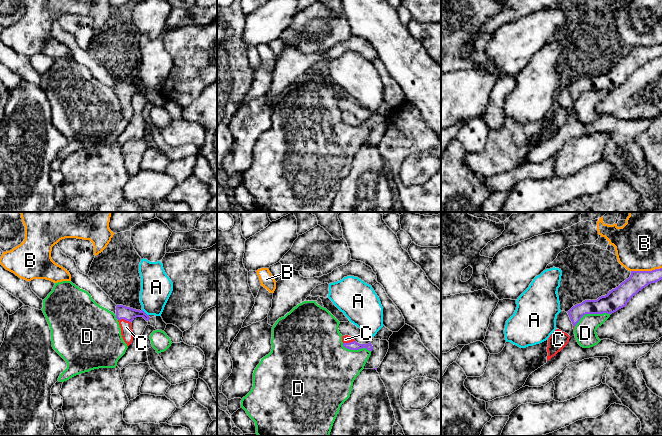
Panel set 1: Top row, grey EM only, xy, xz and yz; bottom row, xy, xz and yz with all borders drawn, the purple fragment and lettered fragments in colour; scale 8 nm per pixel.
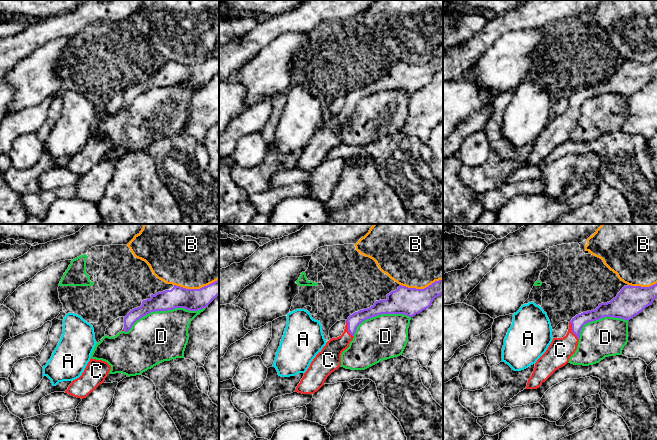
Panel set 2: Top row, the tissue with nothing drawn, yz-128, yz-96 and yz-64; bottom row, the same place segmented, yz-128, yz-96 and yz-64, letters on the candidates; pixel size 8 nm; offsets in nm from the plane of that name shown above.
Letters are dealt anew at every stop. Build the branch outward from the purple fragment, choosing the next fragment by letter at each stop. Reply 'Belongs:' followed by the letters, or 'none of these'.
Belongs: C

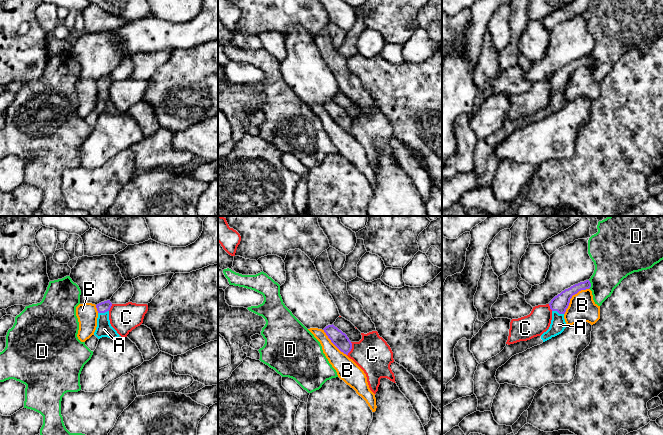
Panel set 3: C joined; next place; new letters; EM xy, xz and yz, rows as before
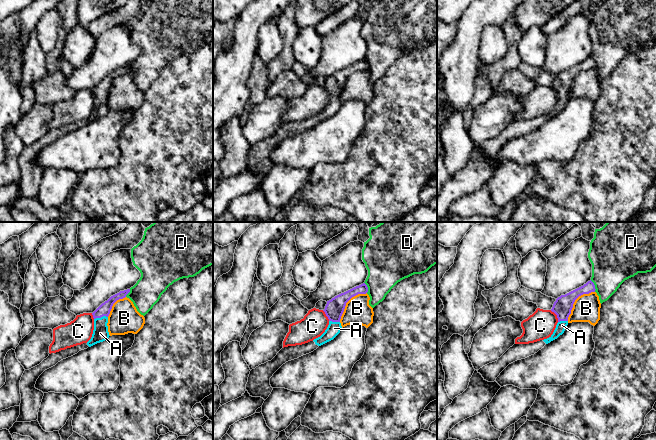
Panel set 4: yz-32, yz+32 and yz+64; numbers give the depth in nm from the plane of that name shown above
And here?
Belongs: A

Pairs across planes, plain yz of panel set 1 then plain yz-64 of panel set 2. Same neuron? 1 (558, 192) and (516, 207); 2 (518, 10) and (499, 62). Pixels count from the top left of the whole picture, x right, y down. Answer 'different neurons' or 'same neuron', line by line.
1: same neuron
2: different neurons

